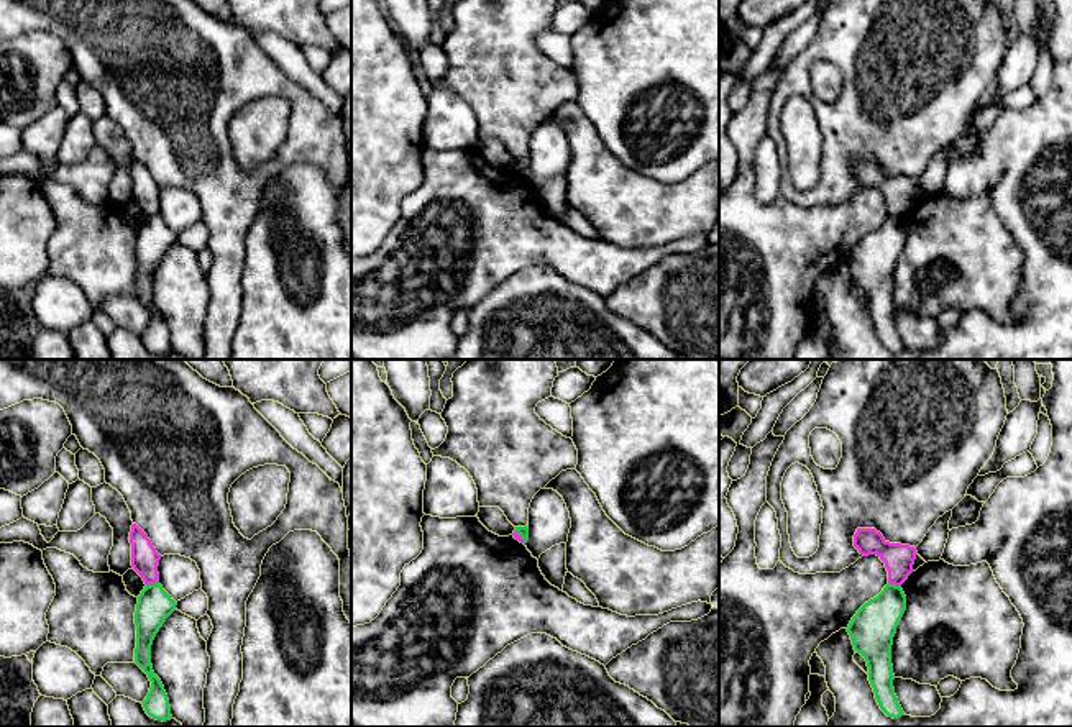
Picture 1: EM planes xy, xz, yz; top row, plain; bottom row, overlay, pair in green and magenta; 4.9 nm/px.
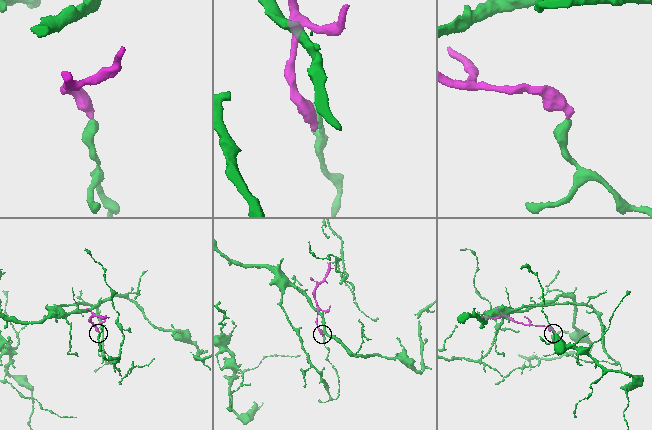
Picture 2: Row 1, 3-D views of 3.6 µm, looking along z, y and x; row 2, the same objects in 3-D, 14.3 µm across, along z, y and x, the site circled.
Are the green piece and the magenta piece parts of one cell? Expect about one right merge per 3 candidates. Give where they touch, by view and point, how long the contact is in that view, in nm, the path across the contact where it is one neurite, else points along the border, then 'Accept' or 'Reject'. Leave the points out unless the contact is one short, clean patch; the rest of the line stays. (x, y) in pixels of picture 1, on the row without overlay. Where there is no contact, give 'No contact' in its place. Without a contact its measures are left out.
Touches green at xy (151, 217). Shared border 70 nm. Boundary: xy (158, 214), (146, 219). Reject

